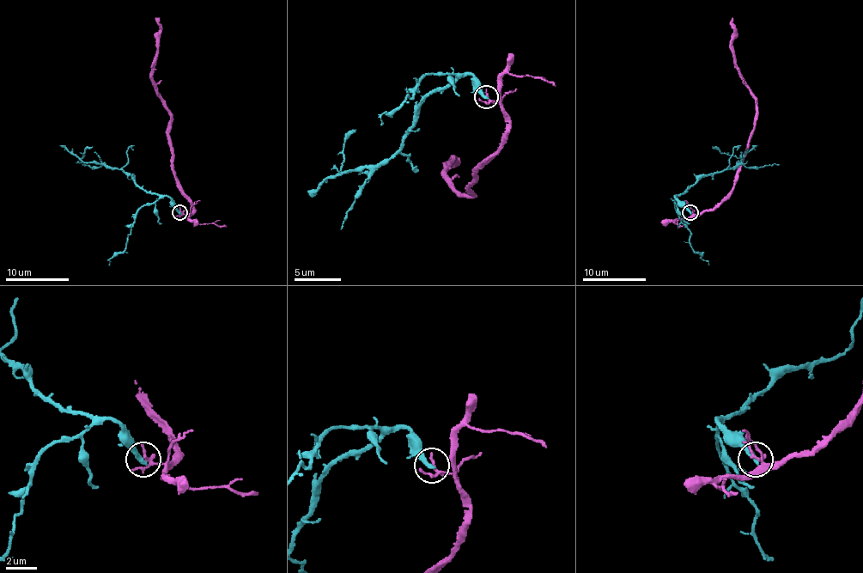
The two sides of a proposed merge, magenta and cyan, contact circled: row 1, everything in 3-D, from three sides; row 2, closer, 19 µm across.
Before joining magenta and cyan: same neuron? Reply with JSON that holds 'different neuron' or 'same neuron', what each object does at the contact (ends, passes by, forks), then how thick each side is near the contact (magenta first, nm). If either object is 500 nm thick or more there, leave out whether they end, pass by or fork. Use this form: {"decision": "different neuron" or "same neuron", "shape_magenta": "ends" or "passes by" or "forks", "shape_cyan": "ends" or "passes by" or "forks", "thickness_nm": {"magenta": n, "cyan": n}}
{"decision": "different neuron", "shape_magenta": "forks", "shape_cyan": "ends", "thickness_nm": {"magenta": 150, "cyan": 360}}

